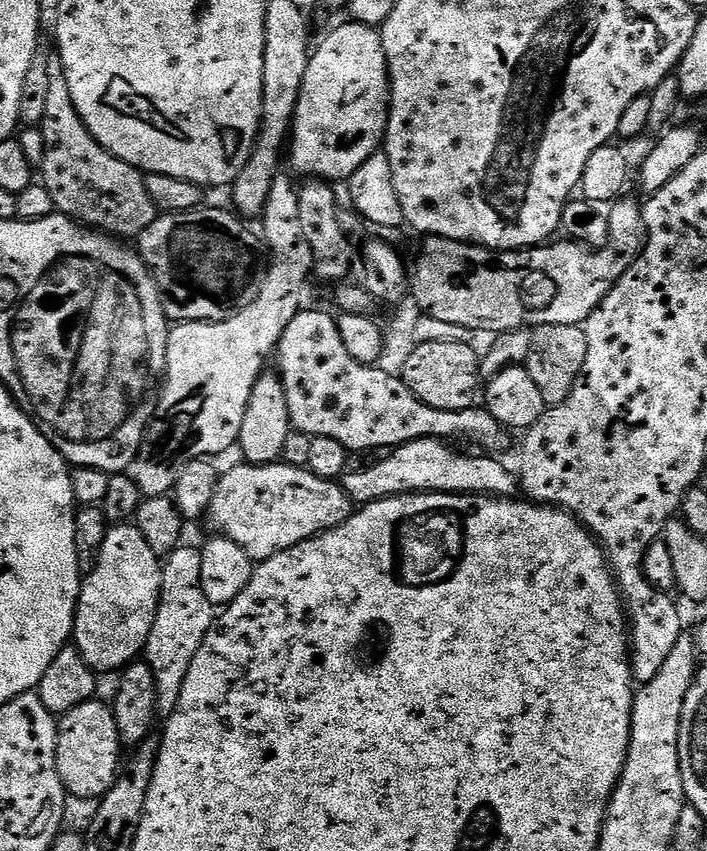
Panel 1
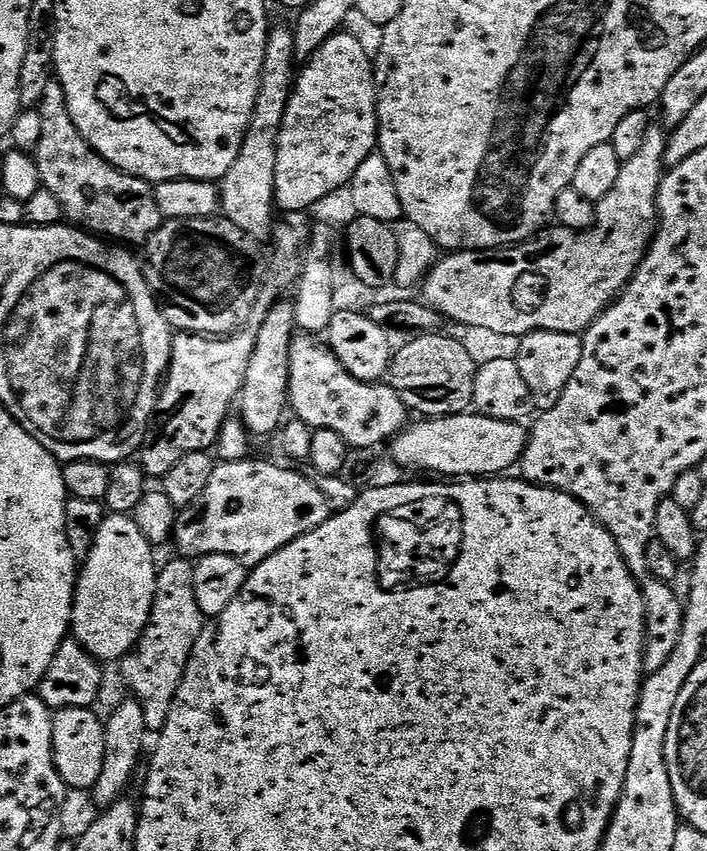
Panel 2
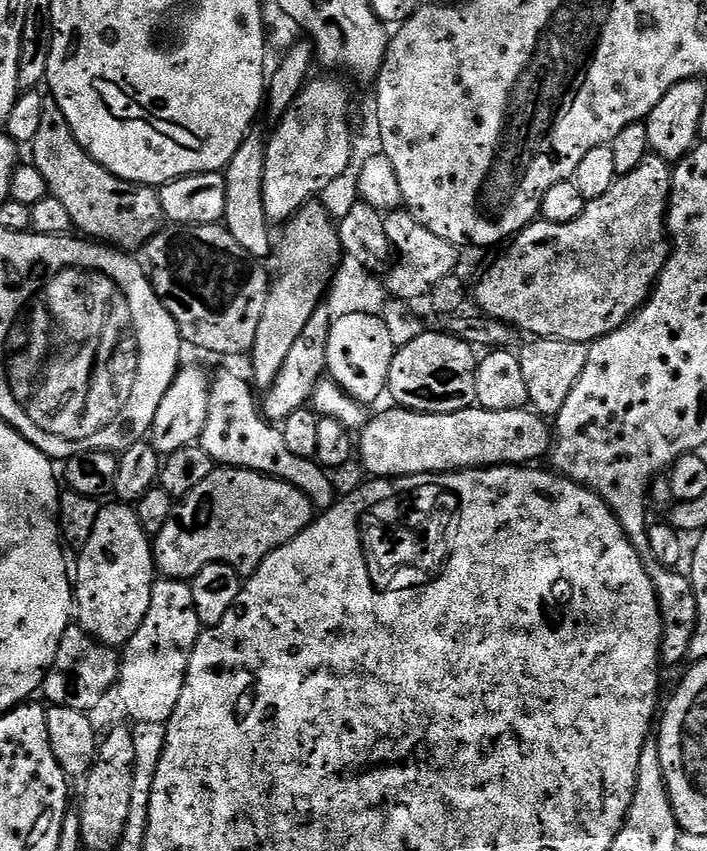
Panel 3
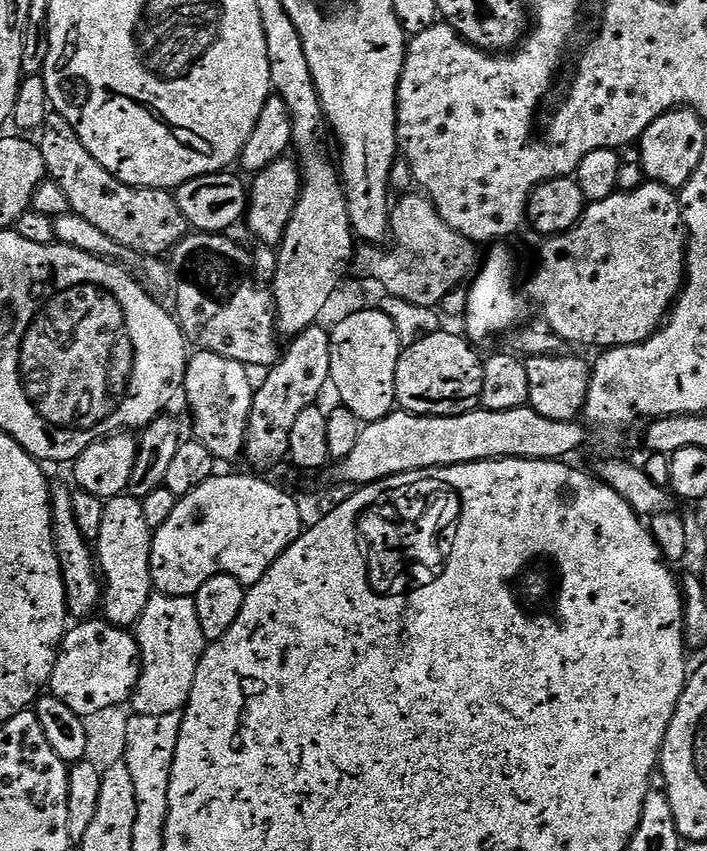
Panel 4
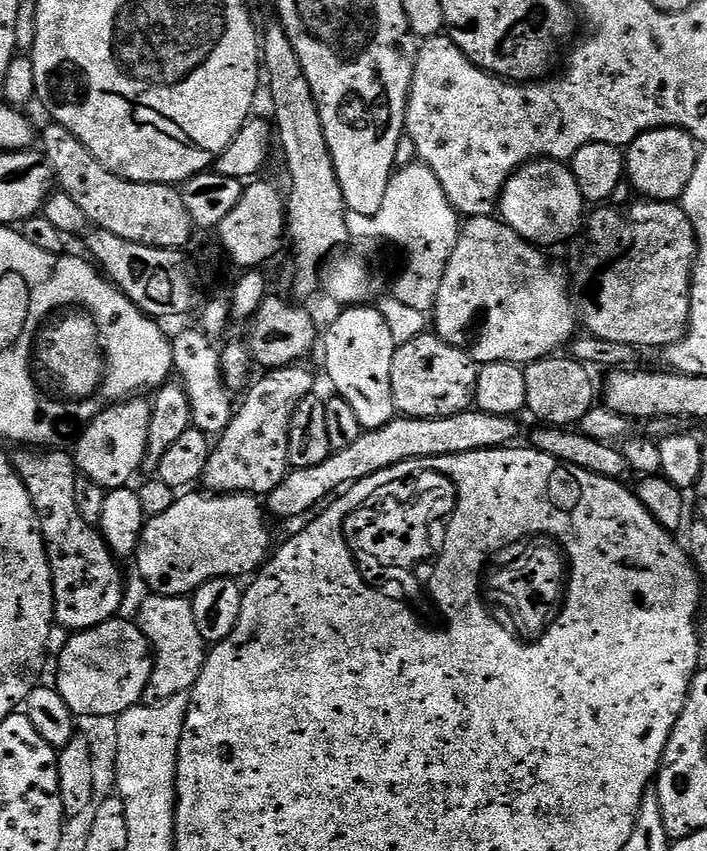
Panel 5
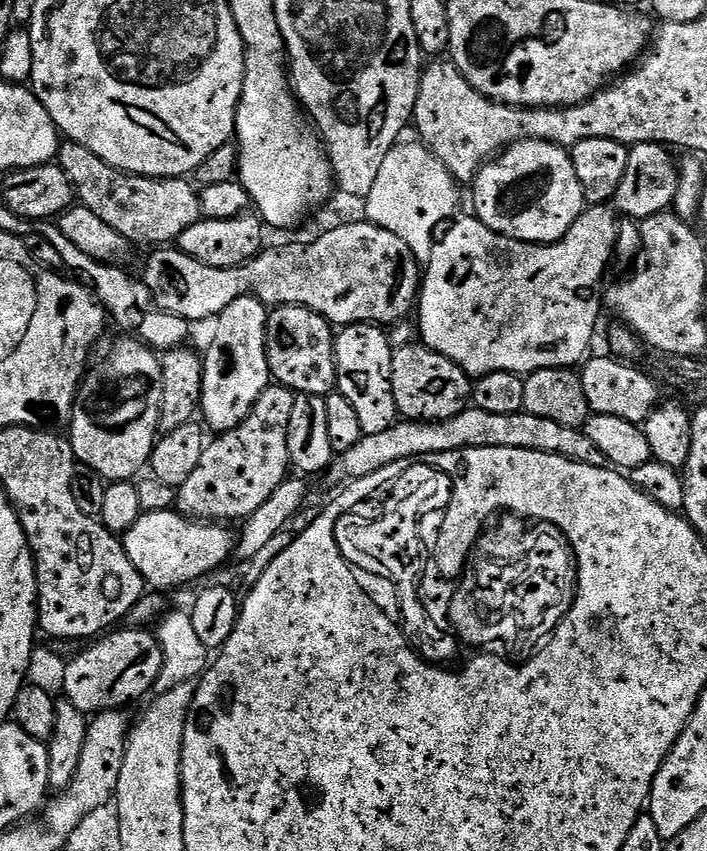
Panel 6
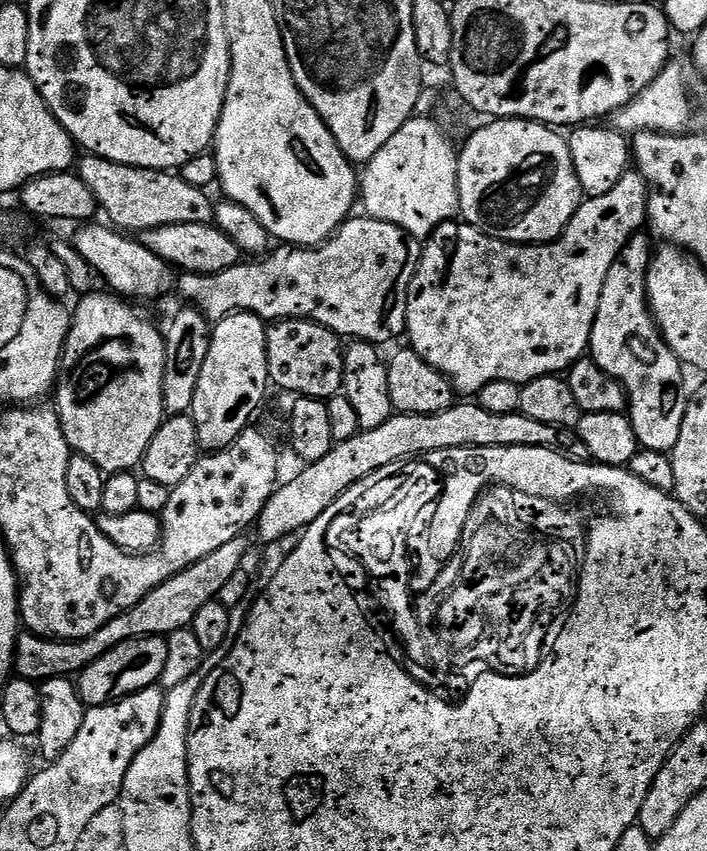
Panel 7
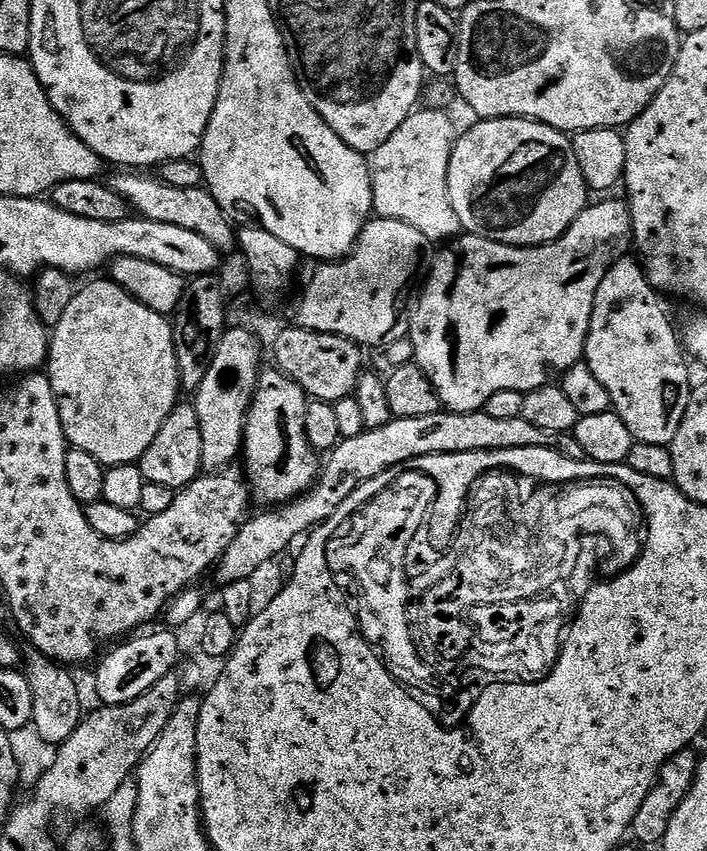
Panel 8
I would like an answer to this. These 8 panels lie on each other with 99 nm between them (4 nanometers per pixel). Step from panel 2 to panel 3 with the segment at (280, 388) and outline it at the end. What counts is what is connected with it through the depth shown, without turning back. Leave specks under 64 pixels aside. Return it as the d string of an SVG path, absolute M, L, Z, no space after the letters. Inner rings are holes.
M320 202L305 204L291 220L283 225L284 237L278 240L278 256L280 252L280 273L275 273L268 289L266 298L266 310L262 310L262 319L258 322L258 334L254 334L254 346L250 353L252 359L252 376L250 380L257 389L267 390L274 378L278 378L278 370L282 370L282 362L286 362L287 355L290 354L291 347L298 339L298 334L310 322L310 318L315 314L316 309L321 307L329 289L332 277L336 274L345 250L340 245L340 229L337 221L332 221L332 216L323 208Z

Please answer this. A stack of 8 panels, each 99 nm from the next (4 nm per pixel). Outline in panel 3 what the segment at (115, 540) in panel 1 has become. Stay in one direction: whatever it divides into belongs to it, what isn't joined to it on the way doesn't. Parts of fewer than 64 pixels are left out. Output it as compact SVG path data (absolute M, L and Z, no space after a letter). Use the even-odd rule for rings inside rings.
M108 502L101 507L98 519L94 522L94 531L90 533L90 542L86 542L84 548L79 549L77 560L74 560L74 616L78 621L79 627L83 628L89 636L92 636L100 644L106 645L107 648L114 648L117 650L123 649L132 637L134 637L135 631L138 630L143 619L146 618L146 612L150 609L151 602L151 590L152 585L156 583L158 579L158 573L156 570L156 557L154 555L153 541L142 530L142 526L138 522L136 517L135 507L119 502Z

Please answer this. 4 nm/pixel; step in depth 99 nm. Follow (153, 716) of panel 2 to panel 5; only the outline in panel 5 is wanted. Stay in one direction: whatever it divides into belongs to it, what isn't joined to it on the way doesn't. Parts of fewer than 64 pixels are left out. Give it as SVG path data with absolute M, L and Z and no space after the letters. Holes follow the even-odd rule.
M150 594L141 604L136 623L152 647L153 666L150 682L144 691L147 703L164 701L180 692L188 692L196 684L204 668L208 646L194 623L191 599L182 596Z

